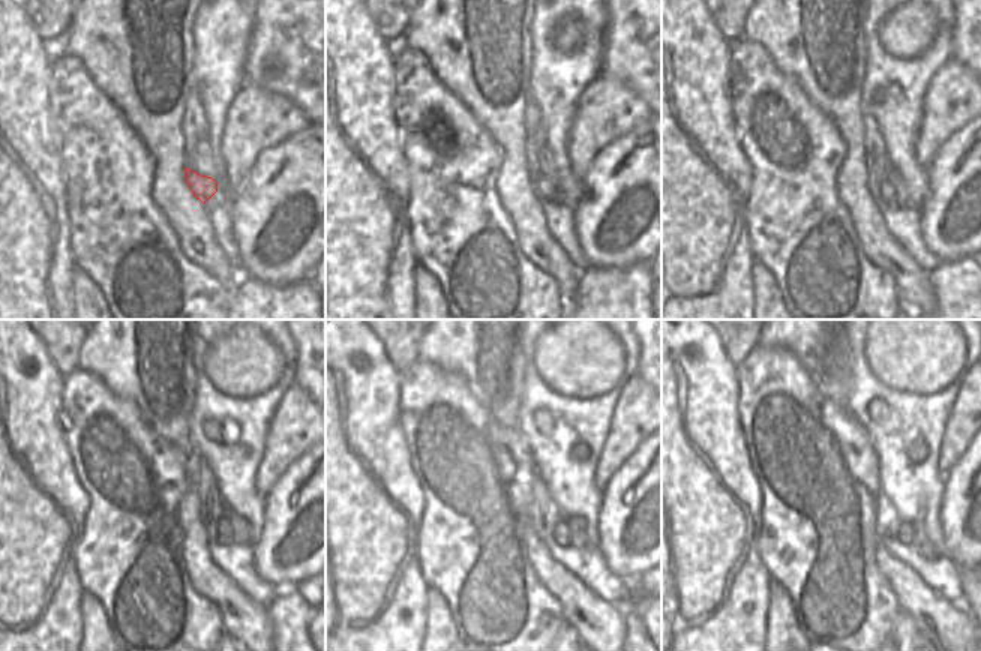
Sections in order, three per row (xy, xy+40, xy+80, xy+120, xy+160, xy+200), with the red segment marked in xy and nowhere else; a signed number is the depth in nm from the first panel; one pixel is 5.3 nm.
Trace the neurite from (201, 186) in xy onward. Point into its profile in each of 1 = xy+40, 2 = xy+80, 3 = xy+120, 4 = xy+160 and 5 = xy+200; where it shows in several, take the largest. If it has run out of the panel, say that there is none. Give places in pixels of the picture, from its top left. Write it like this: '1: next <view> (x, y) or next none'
1: next xy+40 (543, 188)
2: next xy+80 (887, 191)
3: next xy+120 (224, 530)
4: next xy+160 (561, 531)
5: next xy+200 (905, 530)

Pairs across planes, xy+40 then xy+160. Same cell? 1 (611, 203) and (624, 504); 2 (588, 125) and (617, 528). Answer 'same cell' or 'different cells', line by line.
1: same cell
2: different cells

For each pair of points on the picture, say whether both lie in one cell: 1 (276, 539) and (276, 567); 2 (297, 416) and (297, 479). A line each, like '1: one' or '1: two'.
1: one
2: two

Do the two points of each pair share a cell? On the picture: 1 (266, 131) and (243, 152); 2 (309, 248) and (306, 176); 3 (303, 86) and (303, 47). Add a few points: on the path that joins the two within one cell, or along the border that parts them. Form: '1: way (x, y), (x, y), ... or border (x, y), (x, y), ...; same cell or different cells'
1: way (260, 135), (249, 146); same cell
2: way (275, 267), (251, 254), (272, 207); same cell
3: way (303, 77), (303, 56); same cell

